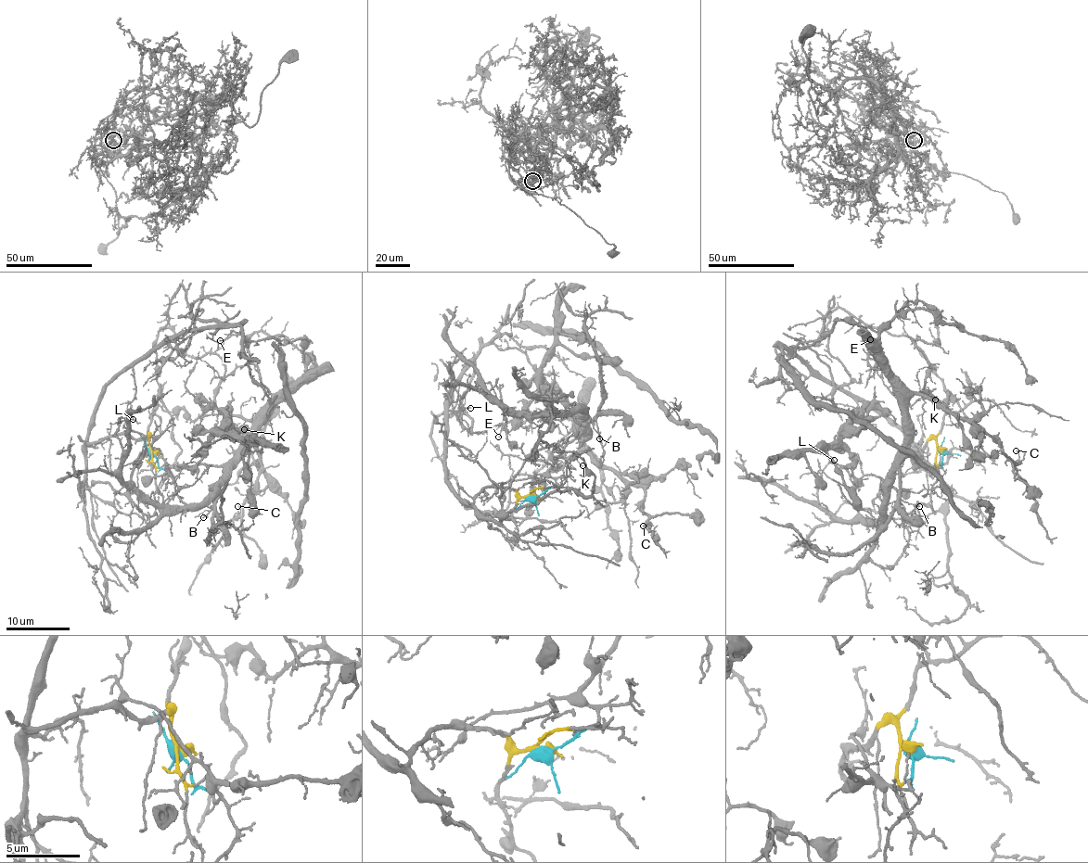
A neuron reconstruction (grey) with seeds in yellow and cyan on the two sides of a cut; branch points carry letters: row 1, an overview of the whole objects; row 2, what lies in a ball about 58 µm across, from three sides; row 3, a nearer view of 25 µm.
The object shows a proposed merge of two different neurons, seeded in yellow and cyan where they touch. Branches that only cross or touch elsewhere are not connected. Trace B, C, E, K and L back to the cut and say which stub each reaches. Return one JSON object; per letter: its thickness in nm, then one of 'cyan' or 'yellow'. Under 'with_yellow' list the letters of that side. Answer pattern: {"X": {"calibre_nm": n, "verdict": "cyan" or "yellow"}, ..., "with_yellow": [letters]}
{"B": {"calibre_nm": 120, "verdict": "cyan"}, "C": {"calibre_nm": 100, "verdict": "cyan"}, "E": {"calibre_nm": 100, "verdict": "cyan"}, "K": {"calibre_nm": 90, "verdict": "cyan"}, "L": {"calibre_nm": 90, "verdict": "cyan"}, "with_yellow": []}

